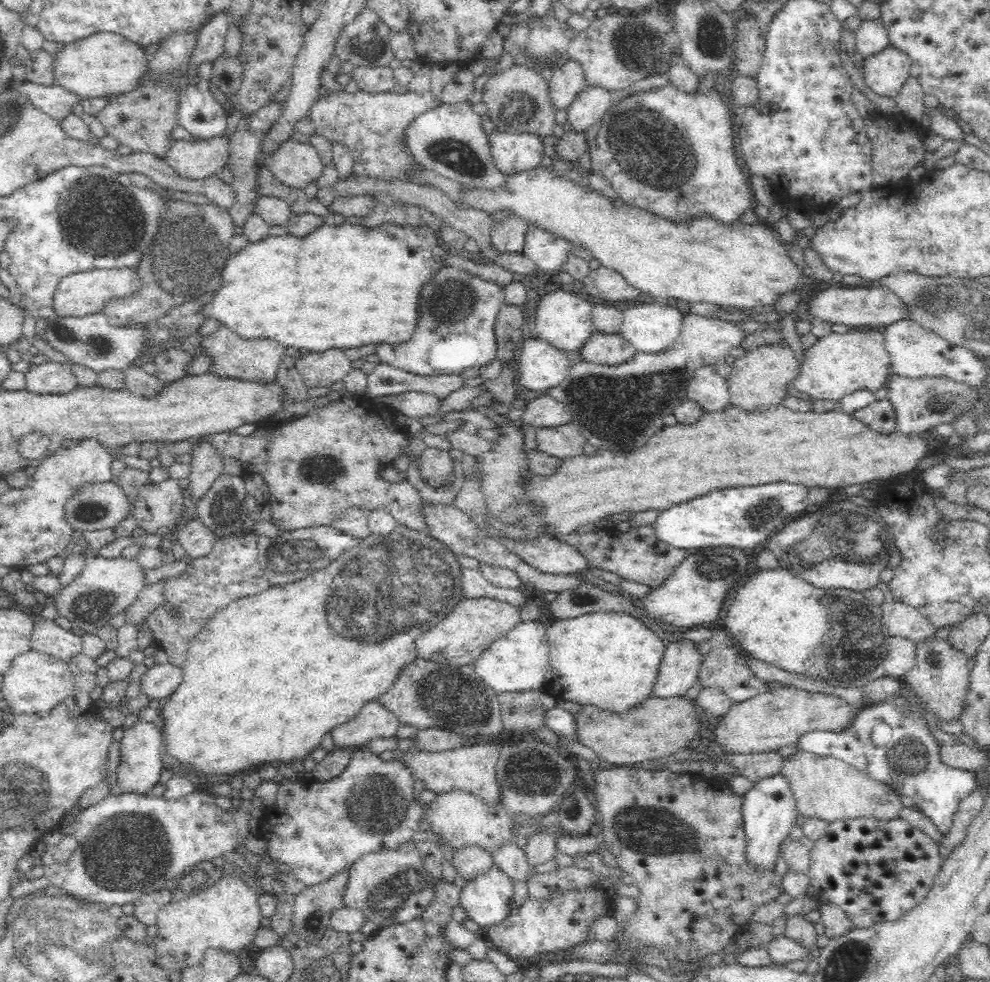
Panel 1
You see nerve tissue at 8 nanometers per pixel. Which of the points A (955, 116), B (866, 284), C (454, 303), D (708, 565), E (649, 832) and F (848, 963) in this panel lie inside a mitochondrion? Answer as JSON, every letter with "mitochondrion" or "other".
{"A":"other","B":"other","C":"mitochondrion","D":"mitochondrion","E":"mitochondrion","F":"mitochondrion"}

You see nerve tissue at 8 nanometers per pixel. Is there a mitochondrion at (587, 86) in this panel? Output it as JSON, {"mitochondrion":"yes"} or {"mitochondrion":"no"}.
{"mitochondrion":"no"}

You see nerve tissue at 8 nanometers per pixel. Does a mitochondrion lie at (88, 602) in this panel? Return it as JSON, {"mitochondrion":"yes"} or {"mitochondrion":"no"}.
{"mitochondrion":"yes"}

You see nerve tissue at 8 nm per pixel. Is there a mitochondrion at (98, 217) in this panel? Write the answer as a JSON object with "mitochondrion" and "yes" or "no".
{"mitochondrion":"yes"}

